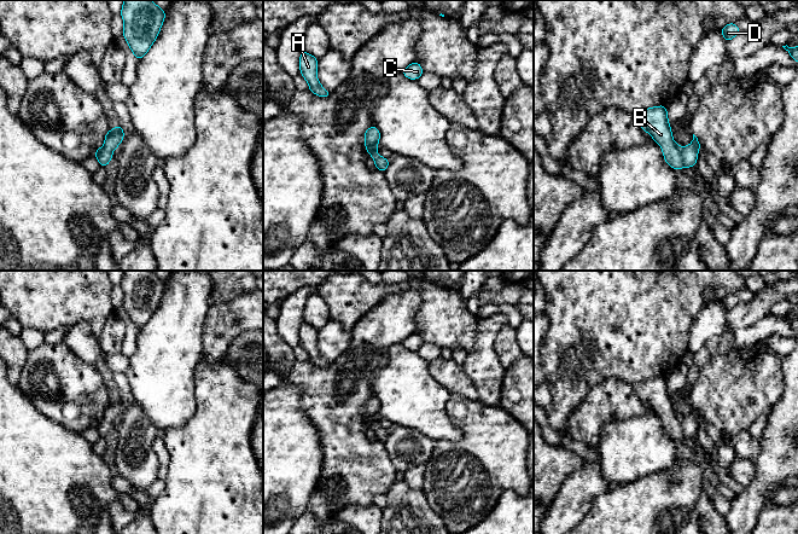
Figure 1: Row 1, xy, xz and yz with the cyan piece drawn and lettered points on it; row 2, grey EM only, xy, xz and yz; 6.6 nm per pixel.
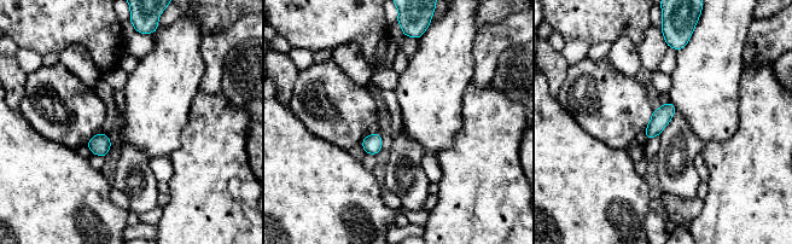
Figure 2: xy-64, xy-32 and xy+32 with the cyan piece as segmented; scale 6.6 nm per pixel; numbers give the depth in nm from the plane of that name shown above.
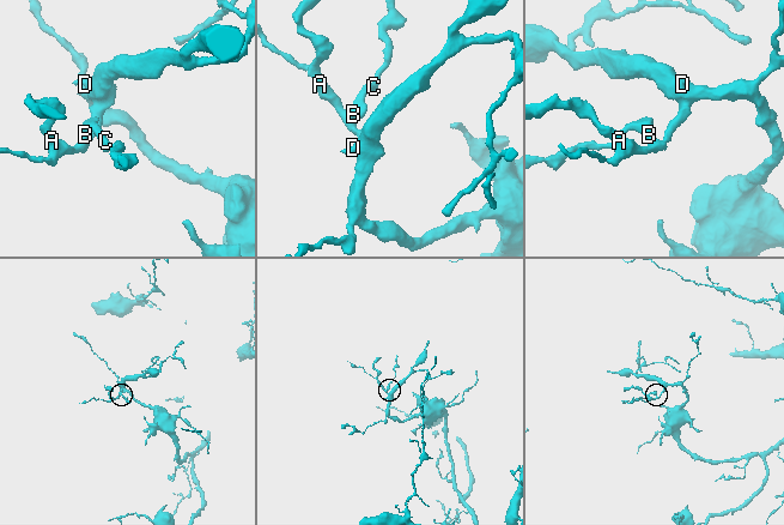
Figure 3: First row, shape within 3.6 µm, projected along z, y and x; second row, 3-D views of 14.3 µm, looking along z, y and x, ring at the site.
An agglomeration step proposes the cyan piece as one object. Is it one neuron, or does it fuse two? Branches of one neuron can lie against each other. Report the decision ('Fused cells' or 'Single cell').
Single cell

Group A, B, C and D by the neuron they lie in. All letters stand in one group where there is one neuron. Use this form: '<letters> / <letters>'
A B C D

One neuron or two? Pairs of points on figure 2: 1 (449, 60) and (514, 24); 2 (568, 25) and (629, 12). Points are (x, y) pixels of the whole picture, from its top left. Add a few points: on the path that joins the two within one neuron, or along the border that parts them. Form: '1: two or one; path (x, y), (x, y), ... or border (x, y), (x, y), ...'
1: two; border (478, 29), (472, 47), (472, 77)
2: one; path (583, 12), (613, 12)

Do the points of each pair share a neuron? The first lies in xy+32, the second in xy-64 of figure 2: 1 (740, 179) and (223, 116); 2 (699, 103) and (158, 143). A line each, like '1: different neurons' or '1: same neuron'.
1: same neuron
2: same neuron

